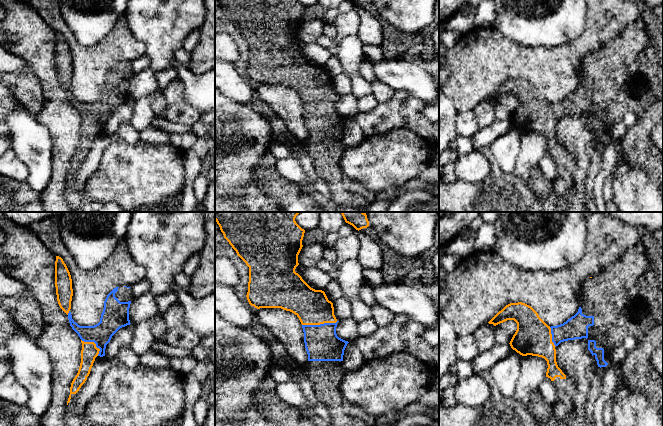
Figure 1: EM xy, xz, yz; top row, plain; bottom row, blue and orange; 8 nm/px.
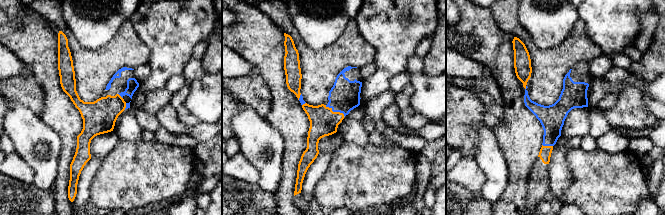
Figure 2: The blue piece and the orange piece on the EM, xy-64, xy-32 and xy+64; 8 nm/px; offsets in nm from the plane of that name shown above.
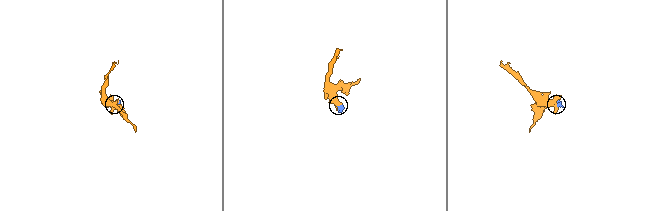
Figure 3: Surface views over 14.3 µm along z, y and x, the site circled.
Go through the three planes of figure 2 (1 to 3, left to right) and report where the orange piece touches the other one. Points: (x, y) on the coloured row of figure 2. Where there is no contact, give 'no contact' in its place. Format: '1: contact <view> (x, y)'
1: contact xy-64 (120, 95)
2: contact xy-32 (335, 111)
3: contact xy+64 (547, 145)

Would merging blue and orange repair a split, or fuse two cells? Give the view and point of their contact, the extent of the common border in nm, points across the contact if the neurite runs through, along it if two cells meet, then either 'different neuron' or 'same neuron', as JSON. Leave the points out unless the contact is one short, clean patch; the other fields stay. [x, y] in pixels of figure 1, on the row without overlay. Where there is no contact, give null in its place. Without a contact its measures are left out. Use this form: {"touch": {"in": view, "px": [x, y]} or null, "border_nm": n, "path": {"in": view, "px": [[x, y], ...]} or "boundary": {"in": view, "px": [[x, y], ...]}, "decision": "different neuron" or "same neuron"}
{"touch": {"in": "xz", "px": [320, 100]}, "border_nm": 280, "decision": "same neuron"}

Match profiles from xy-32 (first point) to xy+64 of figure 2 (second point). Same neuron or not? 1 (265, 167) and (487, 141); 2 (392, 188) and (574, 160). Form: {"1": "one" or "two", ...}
{"1": "one", "2": "one"}

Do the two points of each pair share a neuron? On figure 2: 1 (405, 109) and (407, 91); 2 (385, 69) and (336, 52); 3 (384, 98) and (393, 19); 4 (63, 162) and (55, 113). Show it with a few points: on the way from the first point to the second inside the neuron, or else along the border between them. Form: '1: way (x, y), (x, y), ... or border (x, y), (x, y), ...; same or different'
1: way (405, 105), (405, 95); same
2: border (364, 39), (374, 49), (374, 60); different
3: border (389, 88), (366, 102); different
4: way (67, 150), (67, 125); same

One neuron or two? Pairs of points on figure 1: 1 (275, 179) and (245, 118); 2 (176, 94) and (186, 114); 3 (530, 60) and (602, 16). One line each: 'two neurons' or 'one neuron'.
1: two neurons
2: one neuron
3: one neuron

